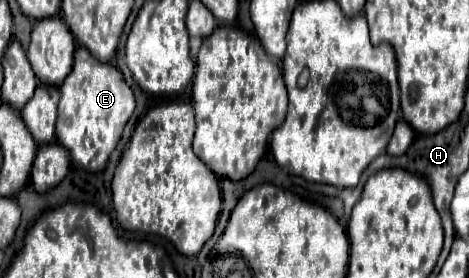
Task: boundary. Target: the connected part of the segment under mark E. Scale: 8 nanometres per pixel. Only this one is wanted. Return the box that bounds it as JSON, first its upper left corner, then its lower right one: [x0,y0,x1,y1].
[56,46,134,172]

